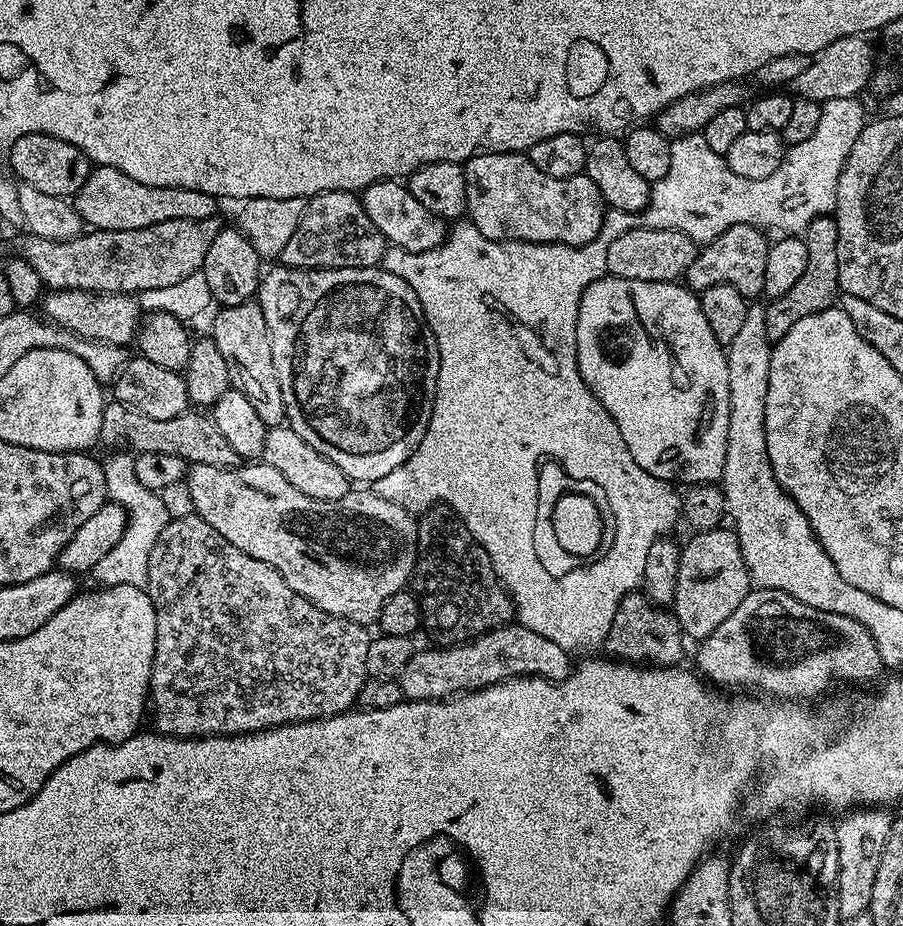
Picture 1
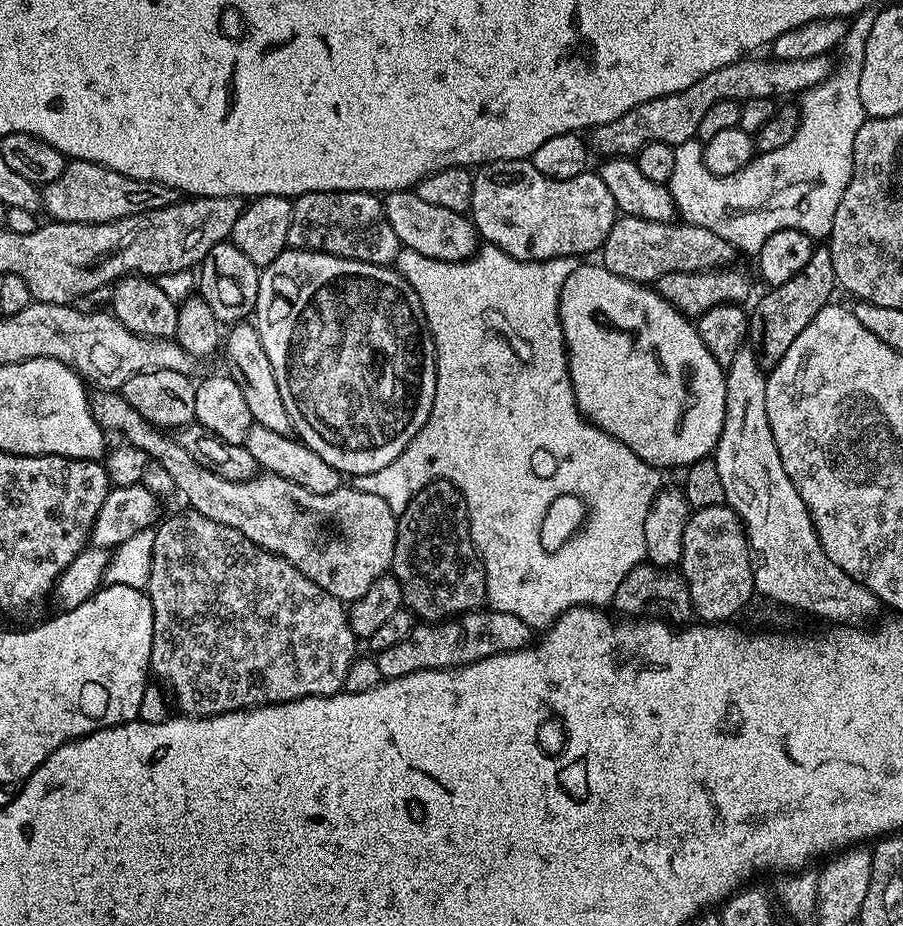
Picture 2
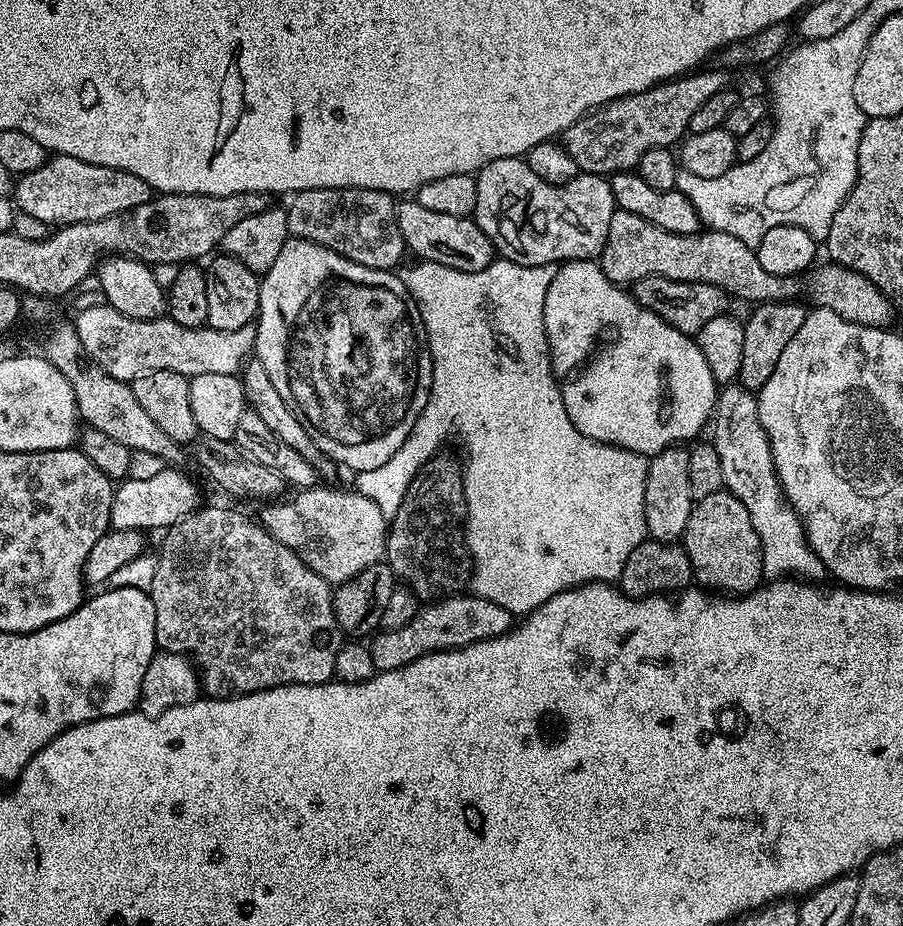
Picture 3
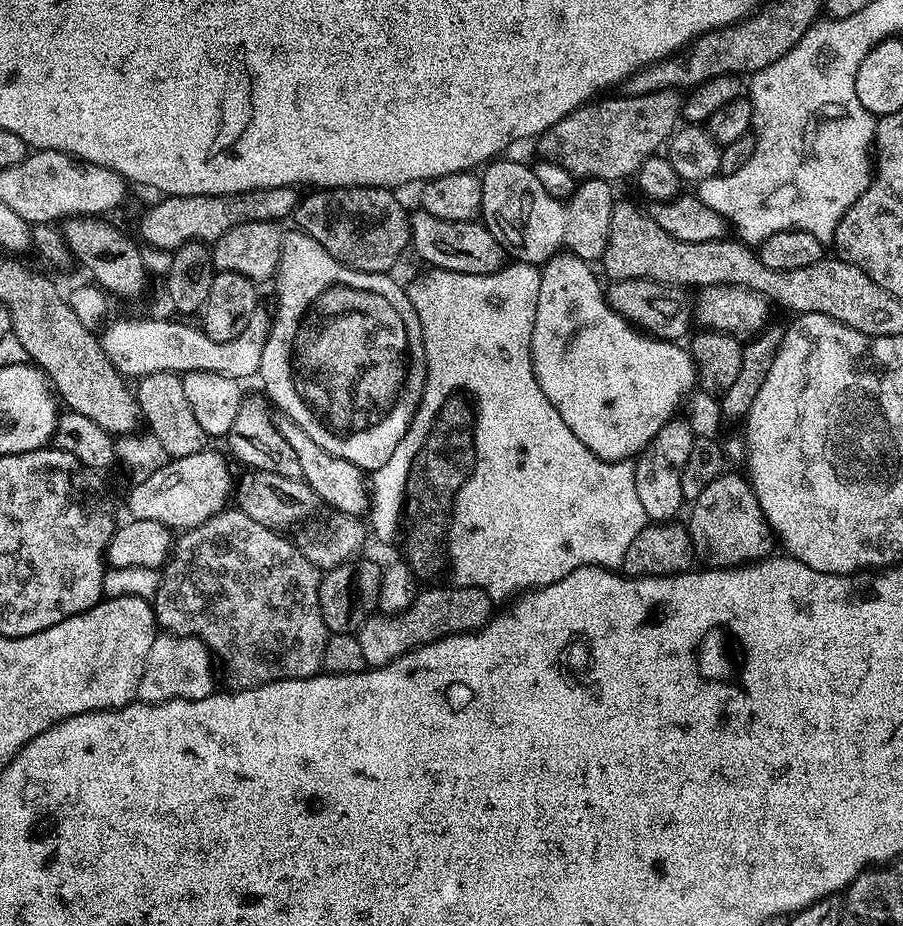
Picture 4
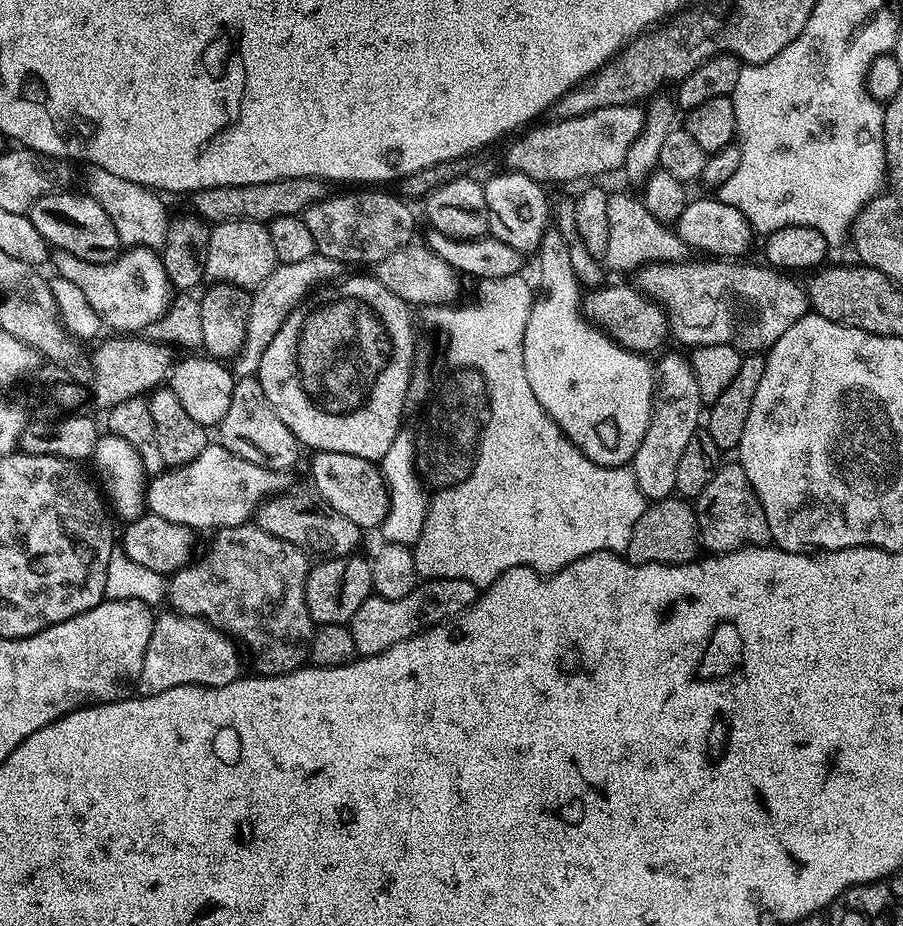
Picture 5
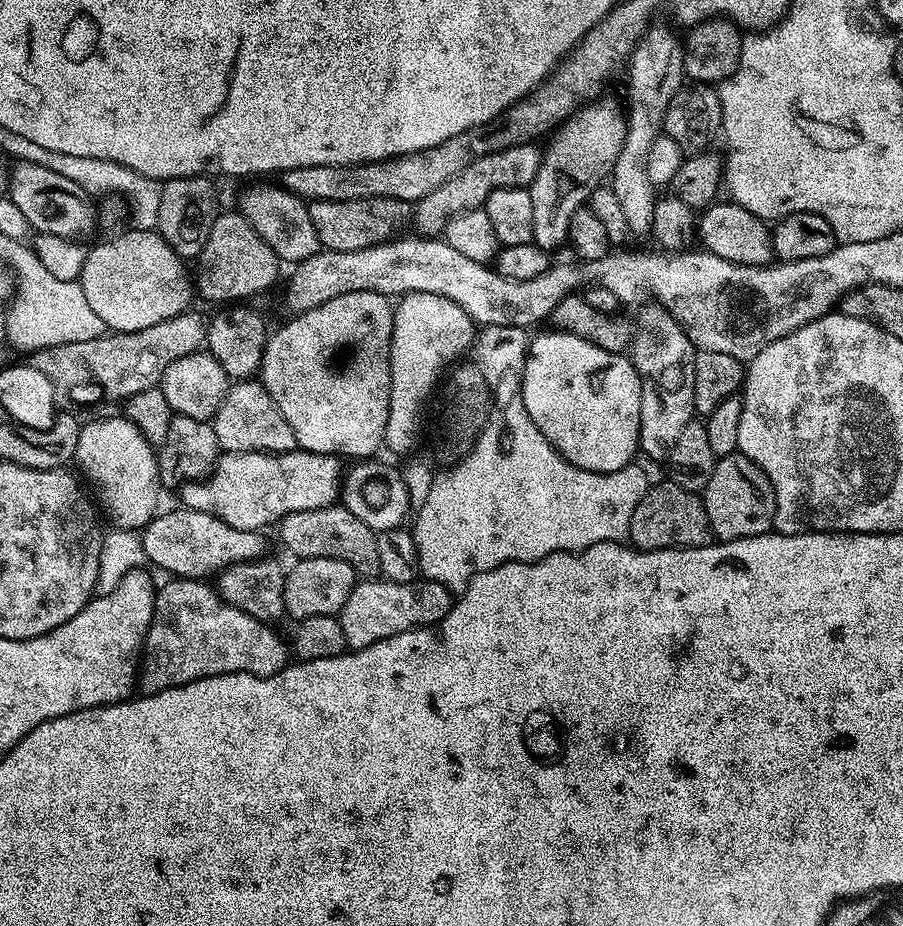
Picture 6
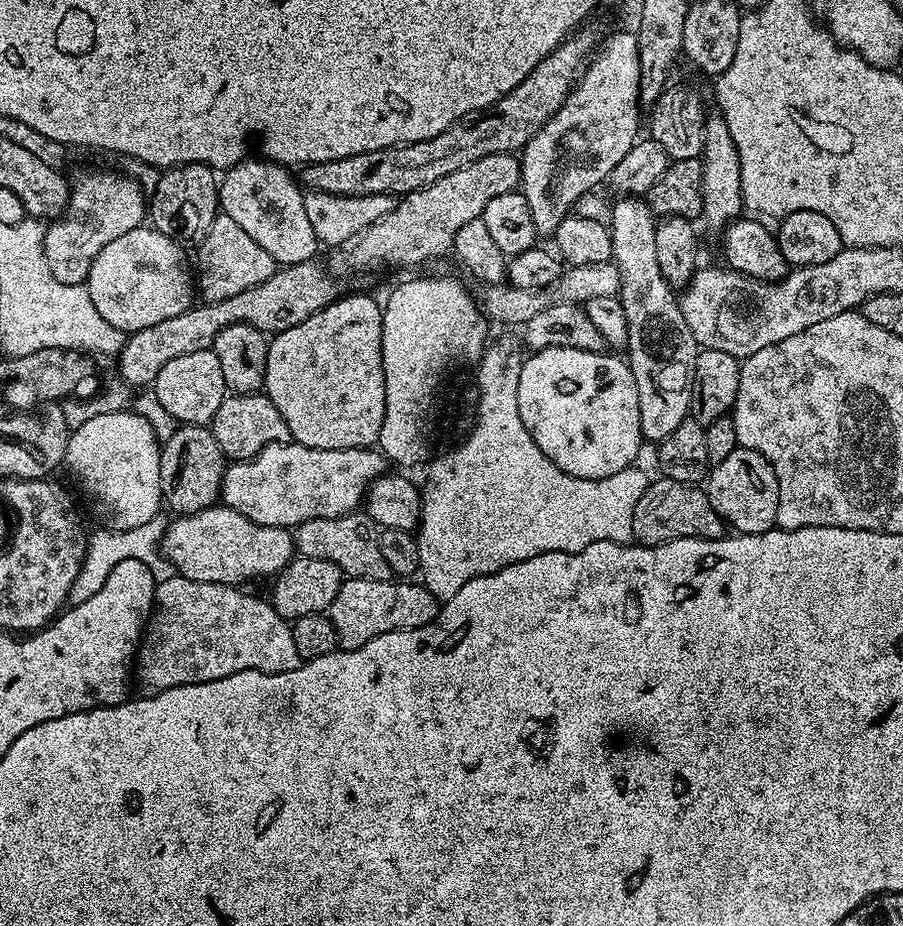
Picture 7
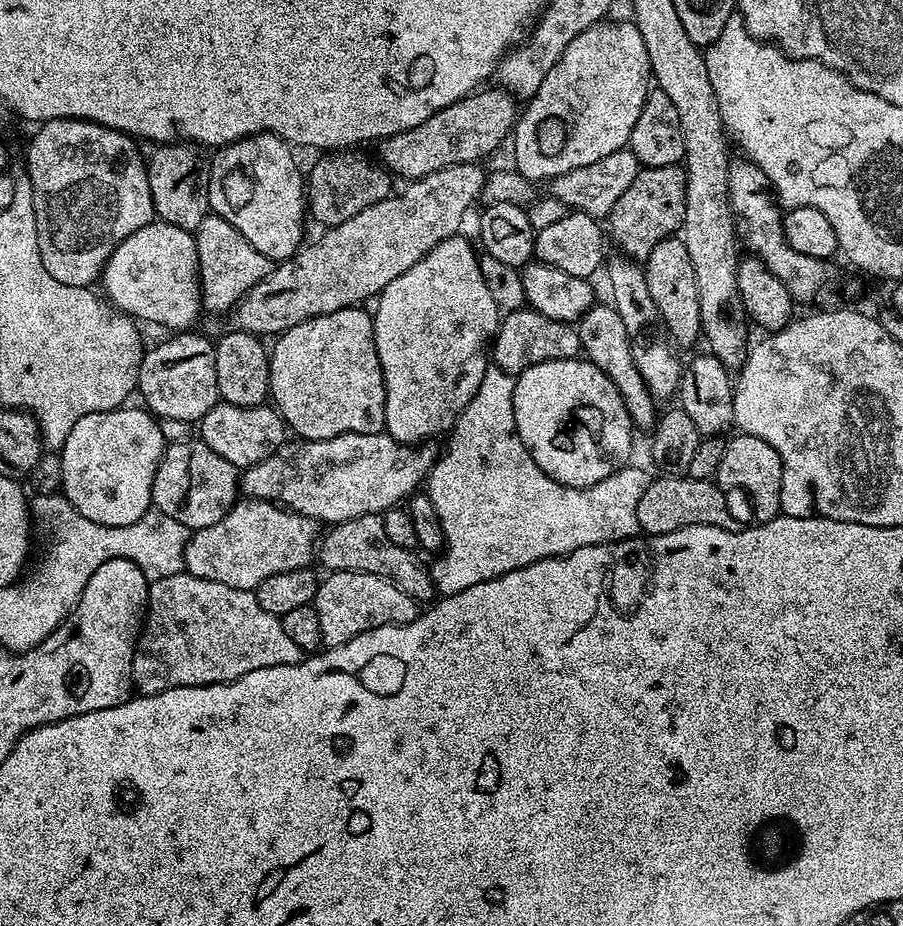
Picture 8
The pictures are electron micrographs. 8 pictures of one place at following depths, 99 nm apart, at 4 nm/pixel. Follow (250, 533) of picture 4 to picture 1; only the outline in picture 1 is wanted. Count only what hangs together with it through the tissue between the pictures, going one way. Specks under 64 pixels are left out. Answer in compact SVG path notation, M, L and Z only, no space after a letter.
M198 515L169 519L168 524L158 534L158 542L150 550L148 563L148 582L146 591L154 606L156 615L156 645L154 646L154 662L152 677L148 683L150 700L156 703L155 731L166 736L182 736L199 738L202 736L227 736L245 732L263 732L265 728L276 728L280 724L298 724L302 720L319 720L325 716L336 716L347 712L353 707L352 703L360 700L360 691L364 689L368 671L366 670L366 654L372 645L373 637L368 636L369 629L363 624L352 620L343 620L340 616L331 616L318 606L314 606L302 594L295 592L286 582L286 578L274 570L266 562L252 558L238 546L226 542L210 522Z

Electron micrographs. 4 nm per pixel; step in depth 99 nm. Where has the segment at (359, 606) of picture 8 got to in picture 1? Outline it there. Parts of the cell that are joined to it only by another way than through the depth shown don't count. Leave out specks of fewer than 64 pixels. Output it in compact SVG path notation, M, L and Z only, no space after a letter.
M519 622L491 628L467 644L431 647L416 651L398 677L401 693L408 700L448 698L456 693L485 688L500 680L511 680L514 676L541 676L543 680L559 682L566 679L570 671L569 653L558 646L558 642L534 634L534 630Z

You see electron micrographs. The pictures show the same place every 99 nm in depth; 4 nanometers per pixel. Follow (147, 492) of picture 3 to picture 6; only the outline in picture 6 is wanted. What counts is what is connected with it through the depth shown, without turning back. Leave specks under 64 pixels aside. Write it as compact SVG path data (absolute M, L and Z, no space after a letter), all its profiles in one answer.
M224 452L203 480L179 485L179 503L216 516L226 526L260 532L286 514L316 510L337 503L342 492L341 461L317 452Z

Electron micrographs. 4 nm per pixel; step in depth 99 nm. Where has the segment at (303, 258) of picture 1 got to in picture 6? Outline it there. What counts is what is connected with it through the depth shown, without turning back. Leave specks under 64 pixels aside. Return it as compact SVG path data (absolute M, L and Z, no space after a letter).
M366 198L365 200L355 200L354 202L311 202L308 204L310 214L310 224L312 233L316 235L316 244L324 250L366 250L370 246L385 244L393 239L396 232L408 220L408 215L412 212L413 205L406 200L395 200L394 198Z

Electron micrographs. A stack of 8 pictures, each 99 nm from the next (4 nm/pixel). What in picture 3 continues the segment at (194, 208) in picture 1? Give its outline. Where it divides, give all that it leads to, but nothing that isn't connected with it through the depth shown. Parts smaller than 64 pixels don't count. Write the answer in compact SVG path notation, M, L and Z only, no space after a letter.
M59 154L45 159L38 170L19 177L14 184L15 207L31 217L40 218L49 226L89 224L92 220L101 220L122 214L134 206L142 206L153 198L154 189L138 178L138 174Z

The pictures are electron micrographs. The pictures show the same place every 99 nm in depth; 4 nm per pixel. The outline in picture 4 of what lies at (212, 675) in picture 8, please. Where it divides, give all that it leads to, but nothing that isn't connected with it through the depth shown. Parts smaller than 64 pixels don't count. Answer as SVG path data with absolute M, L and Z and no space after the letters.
M158 634L150 654L146 654L146 666L138 682L136 700L142 704L161 704L167 700L197 700L211 696L213 653L207 644L196 636L175 636Z

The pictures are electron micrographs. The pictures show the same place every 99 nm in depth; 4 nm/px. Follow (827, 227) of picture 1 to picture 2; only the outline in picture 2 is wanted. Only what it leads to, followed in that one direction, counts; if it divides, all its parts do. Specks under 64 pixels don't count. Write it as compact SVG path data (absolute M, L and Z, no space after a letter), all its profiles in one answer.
M827 246L813 247L810 262L790 278L790 282L778 284L767 289L768 293L750 308L748 318L747 343L755 353L760 367L771 370L794 344L794 338L802 334L806 326L833 299L832 291L837 291L834 262Z

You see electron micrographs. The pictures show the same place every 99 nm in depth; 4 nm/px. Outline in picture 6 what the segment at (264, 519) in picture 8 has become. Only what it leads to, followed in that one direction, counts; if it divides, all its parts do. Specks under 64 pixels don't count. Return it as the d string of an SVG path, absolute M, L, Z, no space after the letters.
M176 506L173 512L161 511L142 529L144 558L149 565L166 570L169 577L204 580L215 577L229 564L259 559L265 552L263 535L250 530L226 526L216 516L202 510Z

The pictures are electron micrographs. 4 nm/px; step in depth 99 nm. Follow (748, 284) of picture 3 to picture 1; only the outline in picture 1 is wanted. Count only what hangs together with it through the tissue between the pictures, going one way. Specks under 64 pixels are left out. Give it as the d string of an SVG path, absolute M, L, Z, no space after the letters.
M637 226L610 242L610 248L606 250L607 275L642 282L676 282L687 273L697 251L696 241L686 234Z

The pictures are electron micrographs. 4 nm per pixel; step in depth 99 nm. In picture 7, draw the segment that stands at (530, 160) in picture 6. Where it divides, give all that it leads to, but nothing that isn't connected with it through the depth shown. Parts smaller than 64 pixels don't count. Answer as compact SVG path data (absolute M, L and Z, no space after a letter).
M503 152L502 154L486 154L486 158L478 158L478 162L470 162L470 166L462 166L462 170L454 170L454 174L446 174L446 178L438 178L438 182L434 182L430 186L426 186L422 190L414 190L408 195L399 197L396 200L394 210L390 210L390 214L382 214L382 218L378 218L378 222L374 222L370 226L366 226L366 230L362 230L356 235L356 239L351 241L348 252L348 264L356 272L376 272L379 268L384 268L389 264L392 268L408 268L411 264L422 264L426 260L436 260L439 256L449 255L452 252L452 243L458 234L458 230L462 230L462 226L466 226L466 222L474 222L483 217L487 204L494 198L498 198L498 194L510 194L517 191L521 187L520 182L520 157L519 155Z

